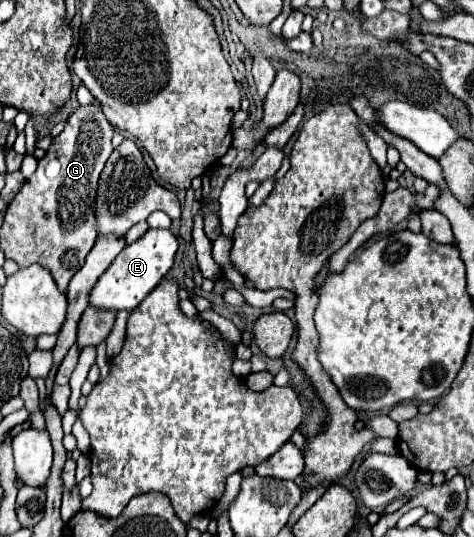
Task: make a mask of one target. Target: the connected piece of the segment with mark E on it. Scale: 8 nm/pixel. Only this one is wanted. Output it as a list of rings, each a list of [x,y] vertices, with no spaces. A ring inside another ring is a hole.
[[[148,230],[134,244],[126,246],[110,268],[98,278],[96,286],[88,296],[88,306],[98,310],[134,310],[150,290],[170,272],[174,264],[174,254],[178,250],[178,240],[170,230]]]

